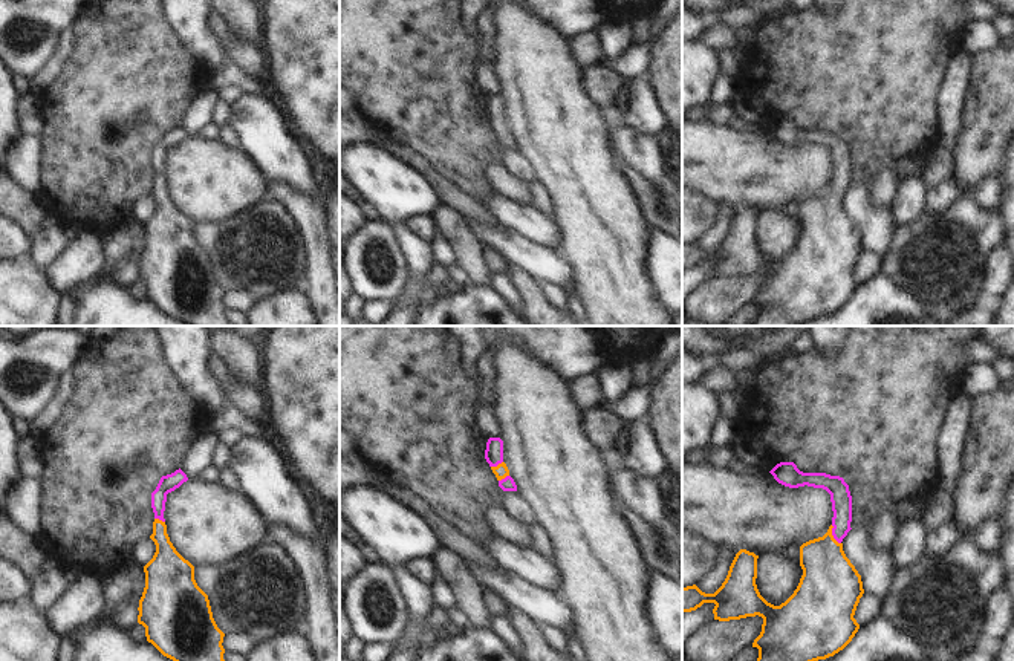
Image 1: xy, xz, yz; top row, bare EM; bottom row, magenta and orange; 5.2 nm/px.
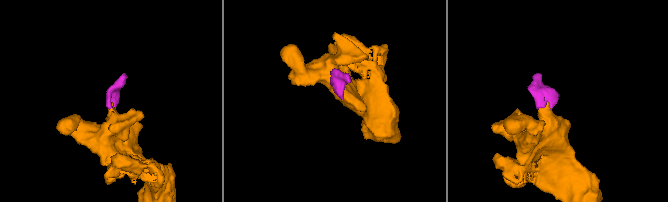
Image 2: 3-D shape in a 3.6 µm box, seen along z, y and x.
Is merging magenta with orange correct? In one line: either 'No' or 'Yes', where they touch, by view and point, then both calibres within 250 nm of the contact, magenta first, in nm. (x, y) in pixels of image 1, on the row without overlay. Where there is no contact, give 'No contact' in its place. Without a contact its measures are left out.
Yes. Touches magenta at yz (832, 192). Thickness 110 nm (magenta) against 300 nm.

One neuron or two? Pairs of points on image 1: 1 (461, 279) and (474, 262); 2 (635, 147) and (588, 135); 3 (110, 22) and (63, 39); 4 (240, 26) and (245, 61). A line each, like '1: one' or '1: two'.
1: two
2: two
3: two
4: two

